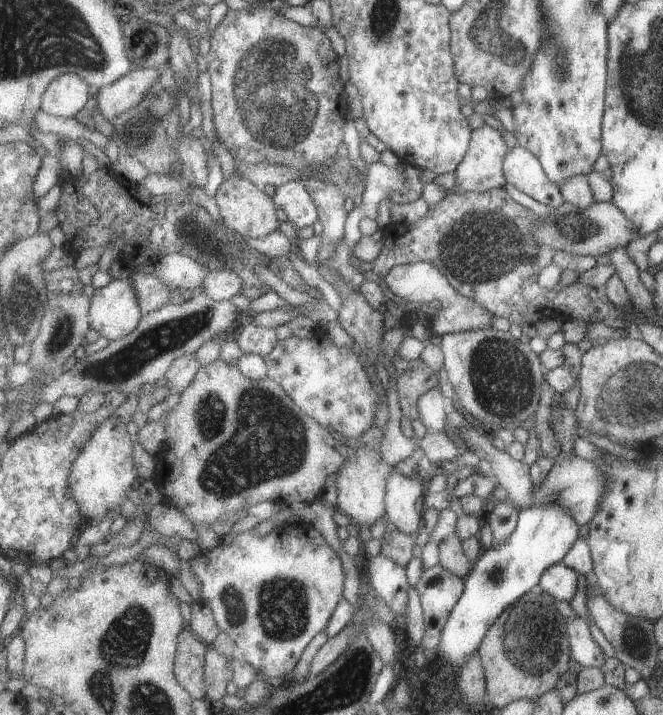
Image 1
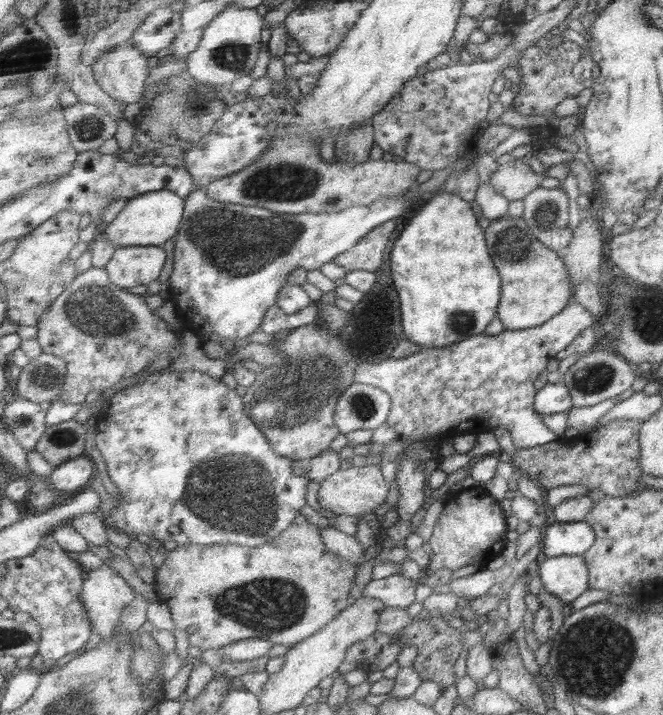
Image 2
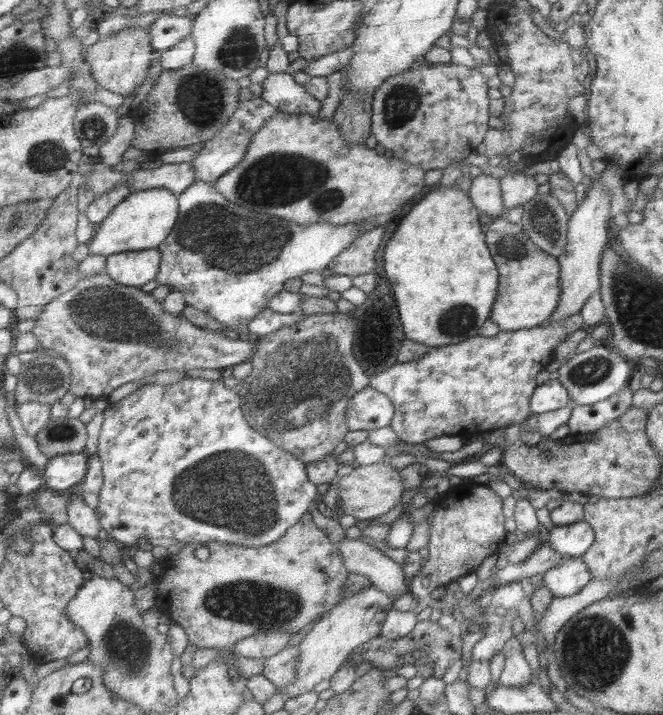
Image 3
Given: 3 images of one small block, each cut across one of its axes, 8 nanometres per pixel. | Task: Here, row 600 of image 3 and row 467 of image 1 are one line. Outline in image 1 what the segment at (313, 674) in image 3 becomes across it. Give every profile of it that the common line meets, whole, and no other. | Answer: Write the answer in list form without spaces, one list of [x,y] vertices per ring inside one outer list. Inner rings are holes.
[[[374,427],[363,434],[359,441],[361,445],[356,450],[355,456],[347,460],[337,476],[338,506],[337,508],[350,516],[356,524],[371,527],[378,520],[388,515],[389,478],[396,472],[394,465],[385,459],[383,442],[385,432]]]

